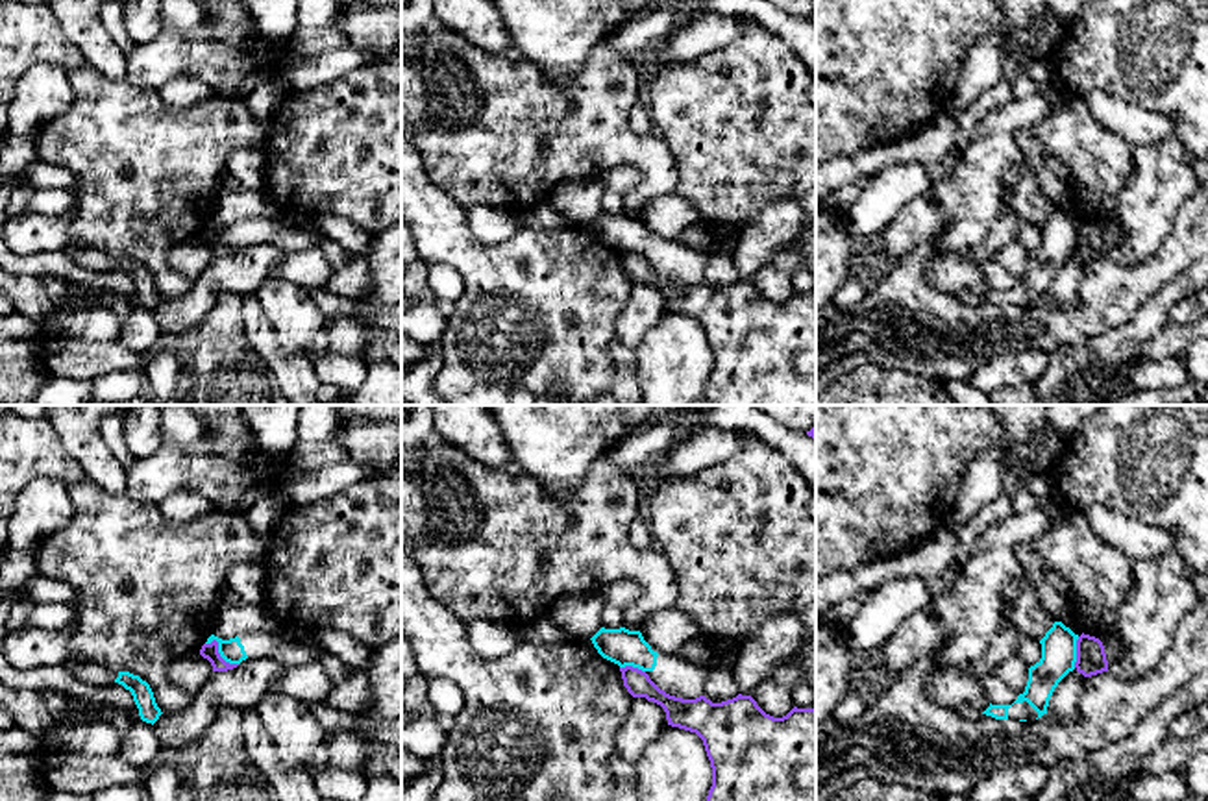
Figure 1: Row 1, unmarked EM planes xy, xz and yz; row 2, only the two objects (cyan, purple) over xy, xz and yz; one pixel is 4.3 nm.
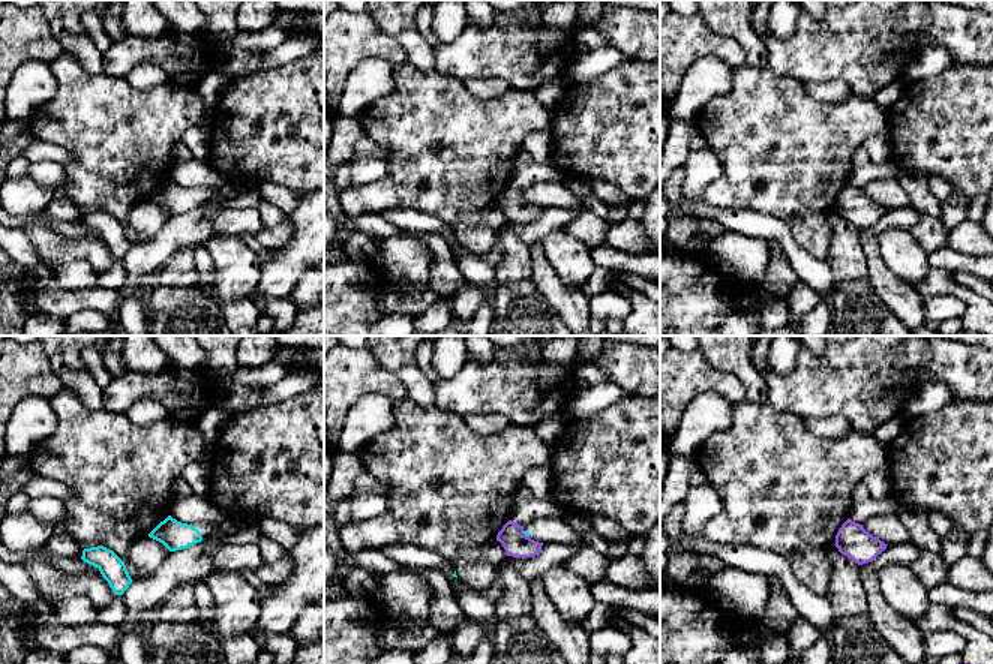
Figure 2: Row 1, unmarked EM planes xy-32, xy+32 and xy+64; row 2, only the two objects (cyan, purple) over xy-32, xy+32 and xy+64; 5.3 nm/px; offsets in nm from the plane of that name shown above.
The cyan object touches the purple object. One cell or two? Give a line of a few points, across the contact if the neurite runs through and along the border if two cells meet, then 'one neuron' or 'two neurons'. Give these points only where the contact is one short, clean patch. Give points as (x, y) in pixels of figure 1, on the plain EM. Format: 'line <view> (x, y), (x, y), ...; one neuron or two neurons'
line xy (206, 228), (215, 226), (217, 237), (226, 246), (237, 250); two neurons

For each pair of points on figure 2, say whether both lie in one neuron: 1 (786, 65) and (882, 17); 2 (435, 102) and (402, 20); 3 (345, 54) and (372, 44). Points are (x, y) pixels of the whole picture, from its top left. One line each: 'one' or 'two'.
1: one
2: two
3: one

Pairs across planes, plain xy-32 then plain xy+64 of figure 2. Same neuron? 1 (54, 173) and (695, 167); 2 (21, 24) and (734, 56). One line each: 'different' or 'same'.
1: same
2: same

